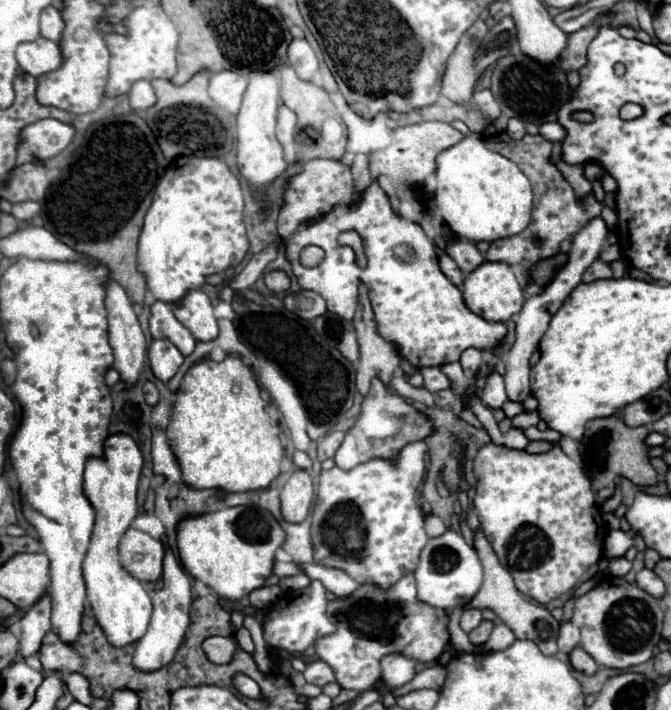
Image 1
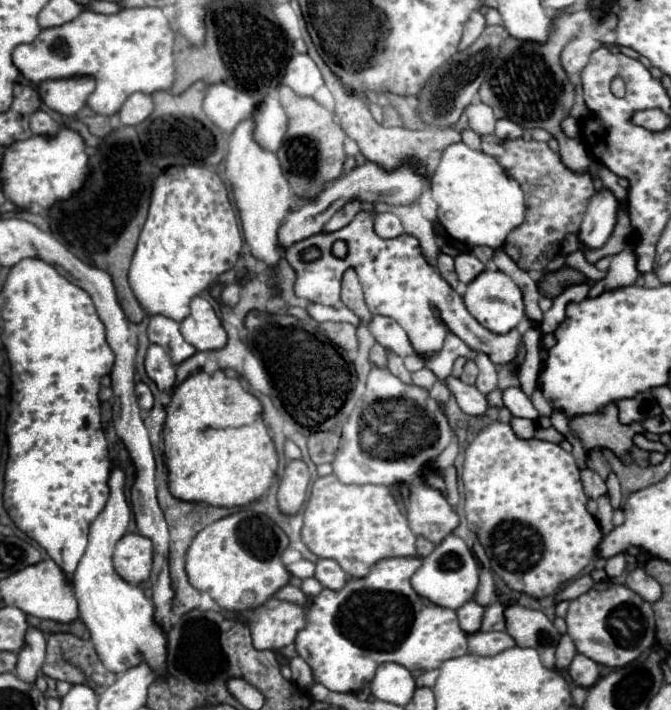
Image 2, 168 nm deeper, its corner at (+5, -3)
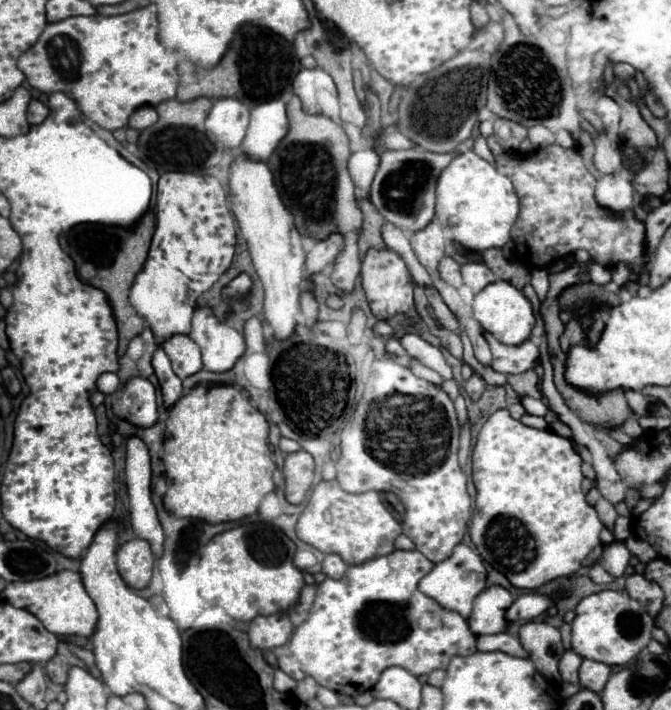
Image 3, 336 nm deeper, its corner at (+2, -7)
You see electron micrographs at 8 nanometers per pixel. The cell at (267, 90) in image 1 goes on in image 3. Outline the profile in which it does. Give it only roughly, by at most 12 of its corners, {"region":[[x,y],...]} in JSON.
{"region":[[238,153],[230,201],[276,339],[294,333],[306,253],[270,167]]}

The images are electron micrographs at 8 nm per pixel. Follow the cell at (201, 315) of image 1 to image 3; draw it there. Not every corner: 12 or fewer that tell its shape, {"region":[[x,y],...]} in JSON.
{"region":[[198,307],[190,339],[206,371],[224,373],[244,353],[244,337]]}

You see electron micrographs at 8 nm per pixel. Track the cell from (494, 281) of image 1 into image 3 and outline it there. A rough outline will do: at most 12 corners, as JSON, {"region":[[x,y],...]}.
{"region":[[508,281],[486,285],[472,315],[506,345],[526,341],[532,303]]}

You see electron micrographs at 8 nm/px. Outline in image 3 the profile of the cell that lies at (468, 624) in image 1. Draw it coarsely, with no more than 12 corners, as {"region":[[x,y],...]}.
{"region":[[498,585],[476,597],[468,617],[476,635],[506,631],[514,597]]}

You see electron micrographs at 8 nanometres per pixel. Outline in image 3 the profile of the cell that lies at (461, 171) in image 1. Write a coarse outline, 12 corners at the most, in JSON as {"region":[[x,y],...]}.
{"region":[[474,151],[436,183],[436,217],[472,251],[504,247],[512,181]]}

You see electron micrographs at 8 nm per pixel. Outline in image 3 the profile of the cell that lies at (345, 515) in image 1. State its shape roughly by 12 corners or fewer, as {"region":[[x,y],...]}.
{"region":[[320,481],[298,539],[346,565],[396,551],[380,493]]}

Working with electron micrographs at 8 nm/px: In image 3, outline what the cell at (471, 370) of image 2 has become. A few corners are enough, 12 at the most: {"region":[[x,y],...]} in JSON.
{"region":[[476,373],[466,381],[466,393],[478,399],[484,391],[484,379]]}

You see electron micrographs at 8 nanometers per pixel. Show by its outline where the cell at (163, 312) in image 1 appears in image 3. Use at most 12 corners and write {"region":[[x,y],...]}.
{"region":[[188,335],[160,345],[184,379],[202,369],[200,347]]}

